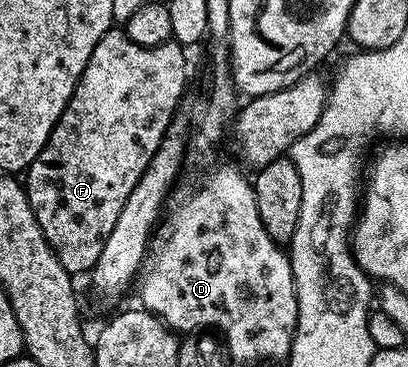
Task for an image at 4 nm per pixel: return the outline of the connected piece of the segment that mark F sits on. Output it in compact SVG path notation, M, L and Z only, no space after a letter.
M112 29L106 31L101 37L101 41L97 41L85 69L81 73L79 84L75 86L73 97L67 108L61 113L59 124L51 130L49 141L41 149L39 156L32 161L31 166L27 168L25 172L27 200L34 207L35 218L39 220L49 245L55 251L55 255L66 271L72 273L78 273L78 271L90 272L92 265L97 261L97 257L101 257L101 249L105 249L105 241L109 241L109 233L113 233L113 225L117 222L117 216L121 213L121 205L125 205L129 193L133 193L133 185L137 185L141 173L145 173L153 153L157 153L157 149L169 129L171 120L180 110L179 102L182 101L183 90L187 87L187 59L183 56L183 51L184 48L174 41L168 41L156 47L142 47L127 36L126 30Z

